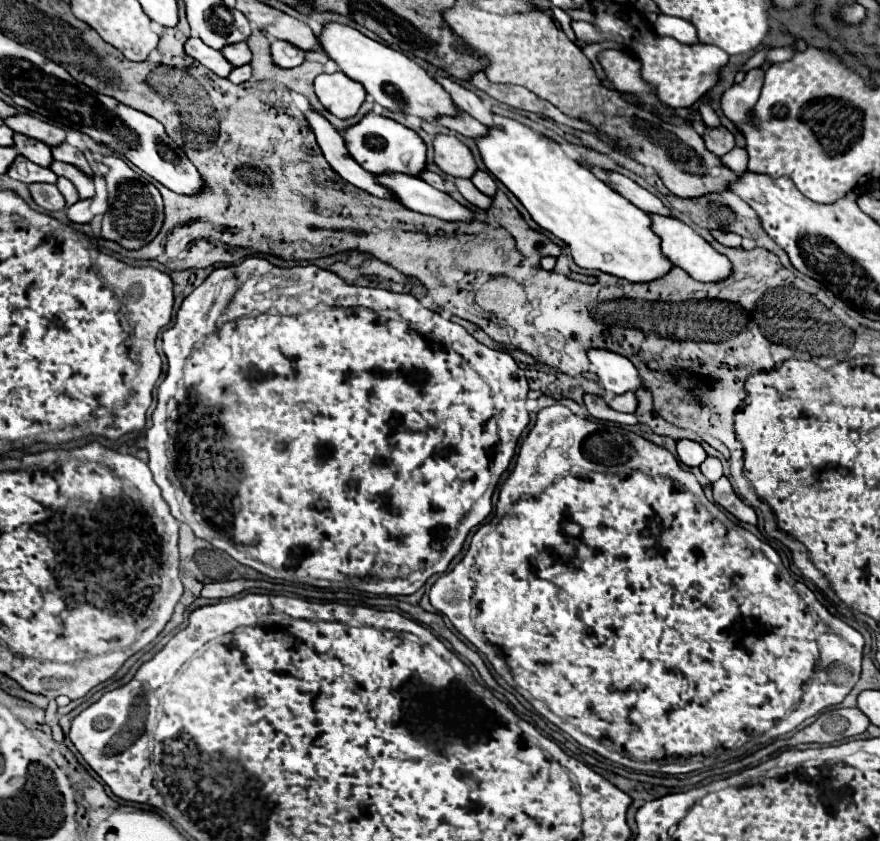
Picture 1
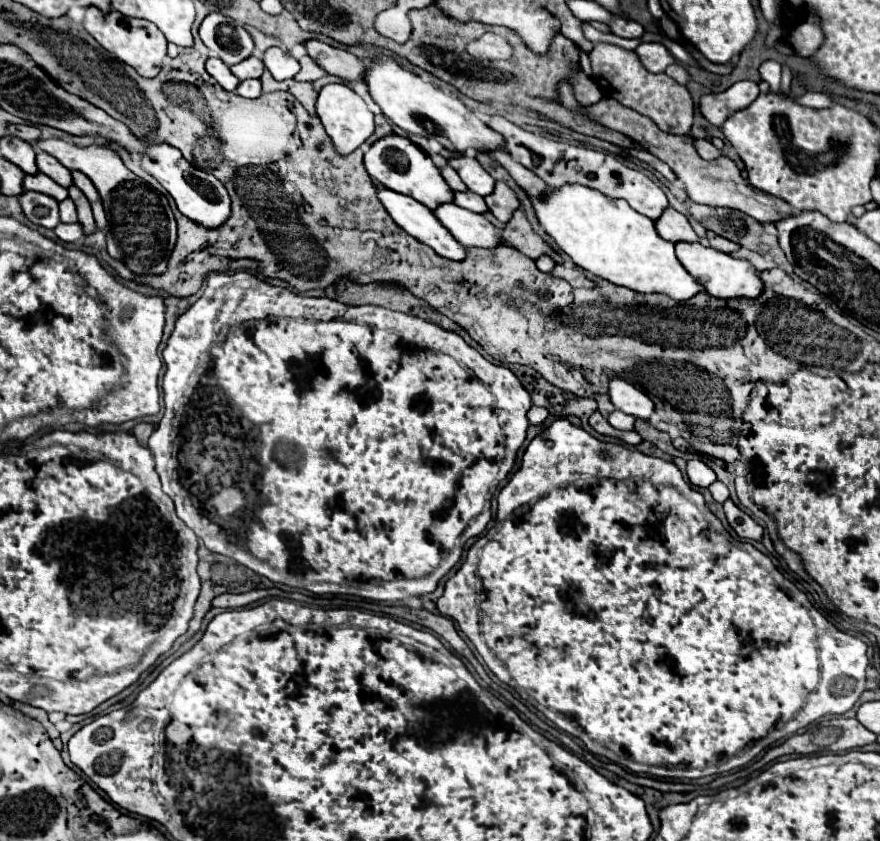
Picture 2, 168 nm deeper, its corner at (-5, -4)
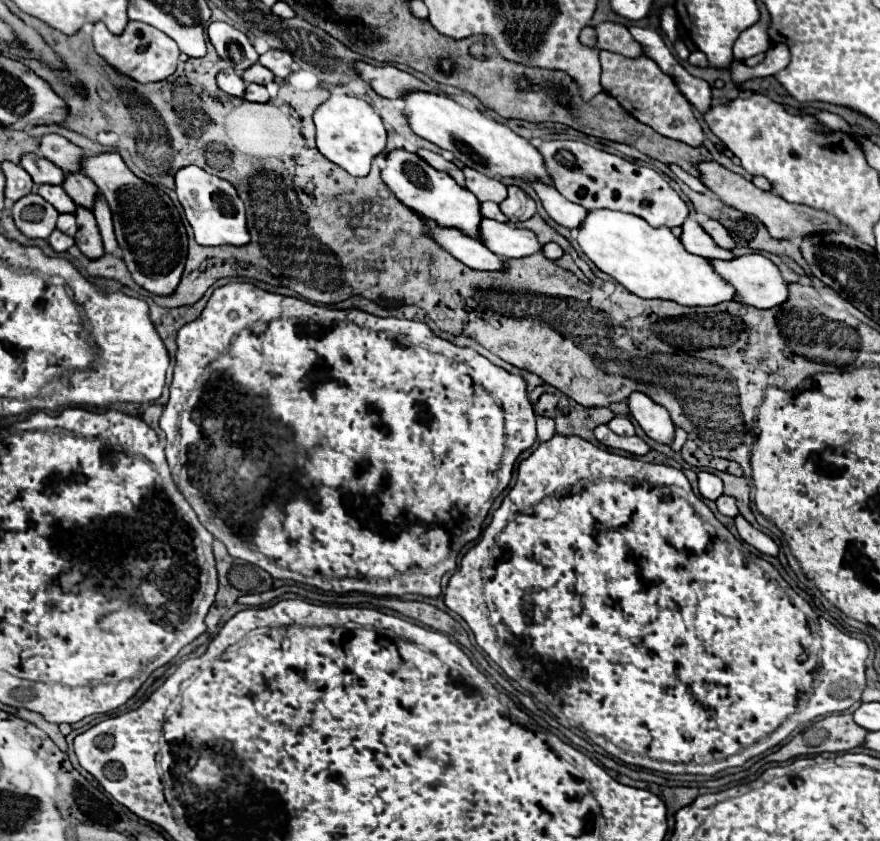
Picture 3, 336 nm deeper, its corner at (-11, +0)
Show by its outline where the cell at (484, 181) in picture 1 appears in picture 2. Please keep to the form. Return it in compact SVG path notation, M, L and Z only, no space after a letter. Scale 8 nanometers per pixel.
M496 182L494 192L488 194L484 200L486 200L490 212L492 212L500 222L510 220L512 212L520 206L516 194L514 194L514 192L512 192L504 182Z

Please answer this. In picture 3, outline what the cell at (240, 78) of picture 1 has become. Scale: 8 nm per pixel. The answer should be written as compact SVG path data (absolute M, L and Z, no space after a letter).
M248 84L246 88L246 94L244 94L244 100L248 102L268 102L270 96L268 96L268 90L266 86L258 86L258 84Z

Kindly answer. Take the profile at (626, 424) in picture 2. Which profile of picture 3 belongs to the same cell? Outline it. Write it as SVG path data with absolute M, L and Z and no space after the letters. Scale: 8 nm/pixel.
M616 416L608 422L608 428L618 434L618 436L632 436L634 434L634 426L626 416Z

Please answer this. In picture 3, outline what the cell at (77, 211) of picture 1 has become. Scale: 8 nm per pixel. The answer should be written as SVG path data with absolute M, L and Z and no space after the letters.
M52 232L52 236L48 238L48 244L52 246L52 250L54 252L66 252L72 244L74 244L74 238L70 238L70 236L64 236L62 232Z

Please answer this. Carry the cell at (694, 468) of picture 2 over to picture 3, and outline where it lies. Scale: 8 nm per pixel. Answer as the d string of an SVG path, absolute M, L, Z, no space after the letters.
M698 472L698 486L700 494L706 500L718 500L722 496L722 480L710 472Z

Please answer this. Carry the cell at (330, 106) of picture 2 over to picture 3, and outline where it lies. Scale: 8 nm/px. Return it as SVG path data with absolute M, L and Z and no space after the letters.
M332 94L324 104L320 104L314 112L314 124L316 124L316 146L318 150L334 164L342 166L352 176L368 176L372 160L384 152L386 148L386 130L376 116L374 108L354 96L346 94Z

